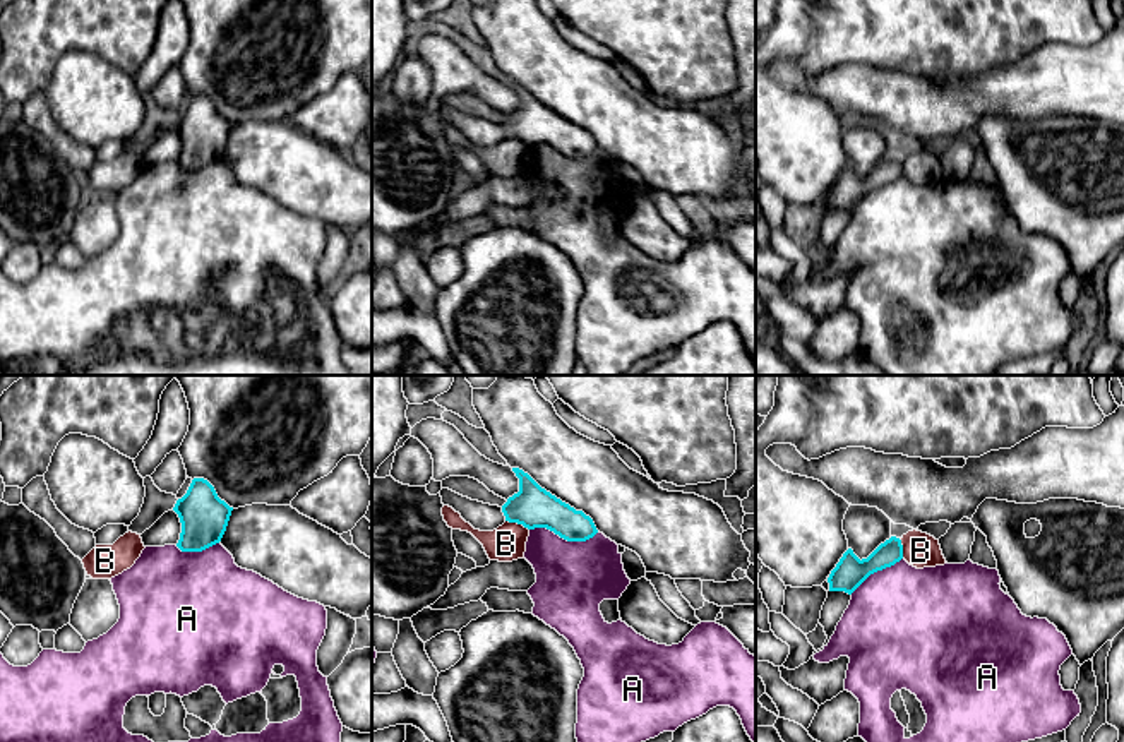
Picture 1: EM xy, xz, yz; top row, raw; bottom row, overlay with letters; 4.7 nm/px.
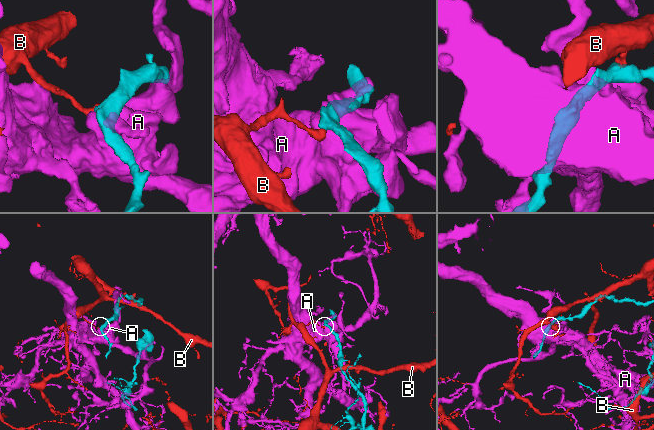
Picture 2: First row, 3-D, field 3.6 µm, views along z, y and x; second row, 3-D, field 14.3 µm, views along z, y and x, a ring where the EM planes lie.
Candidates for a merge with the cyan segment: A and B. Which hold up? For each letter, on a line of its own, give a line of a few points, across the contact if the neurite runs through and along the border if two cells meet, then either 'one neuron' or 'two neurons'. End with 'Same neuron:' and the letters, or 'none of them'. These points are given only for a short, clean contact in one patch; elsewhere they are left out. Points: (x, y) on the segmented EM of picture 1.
A: two neurons
B: line xz (506, 520), (521, 523), (528, 530); two neurons
Same neuron: none of them

